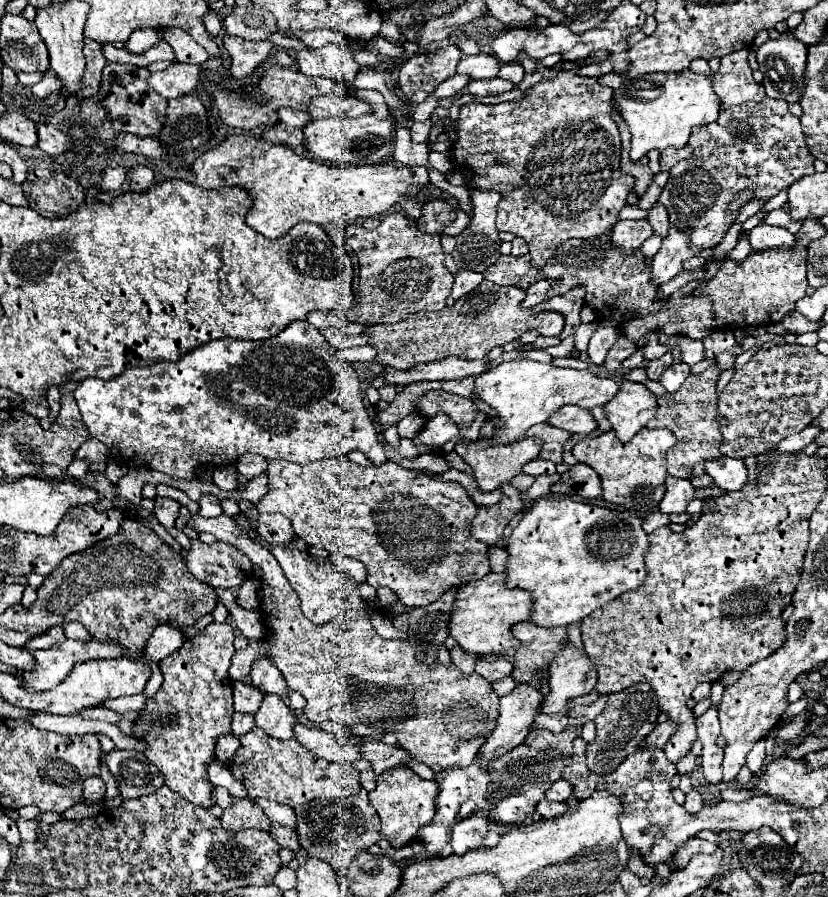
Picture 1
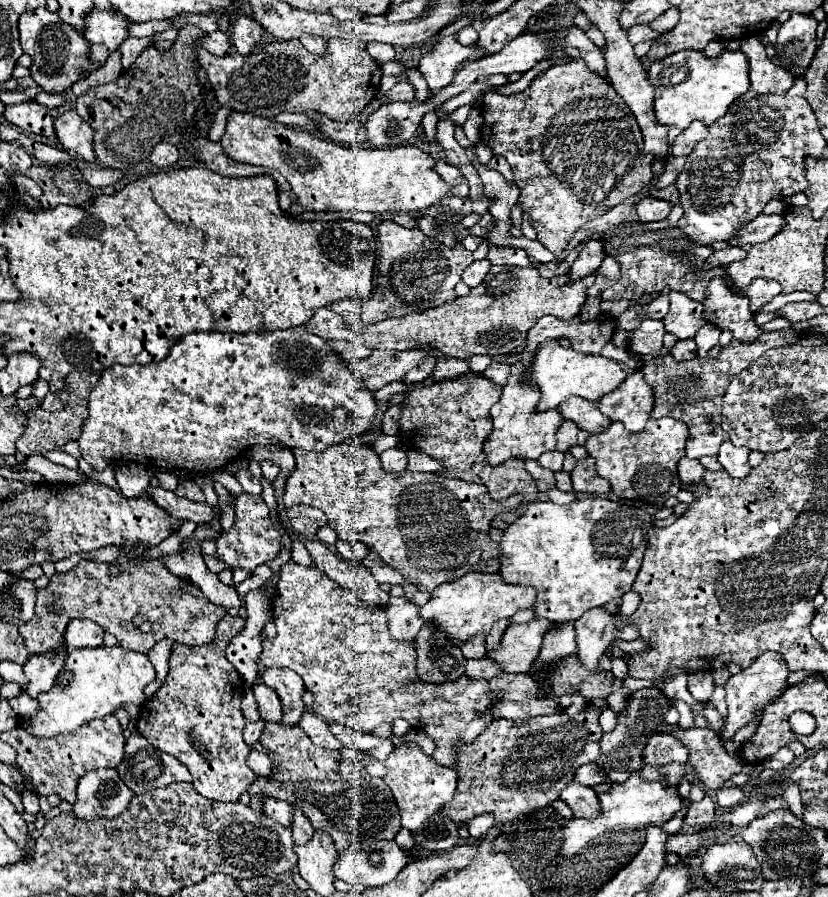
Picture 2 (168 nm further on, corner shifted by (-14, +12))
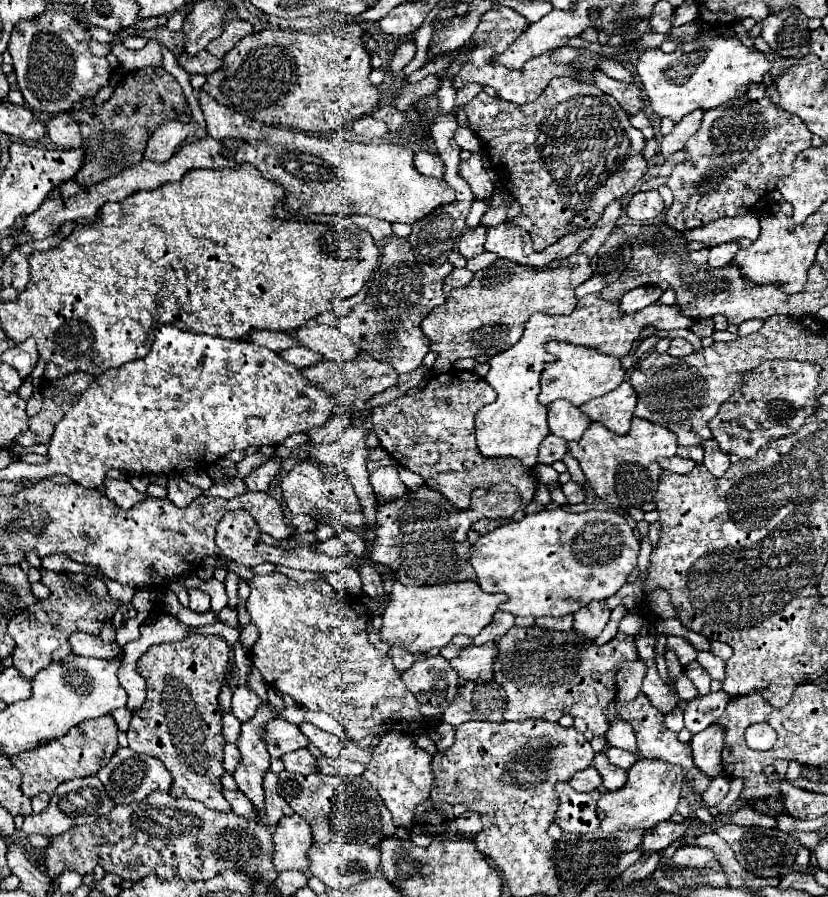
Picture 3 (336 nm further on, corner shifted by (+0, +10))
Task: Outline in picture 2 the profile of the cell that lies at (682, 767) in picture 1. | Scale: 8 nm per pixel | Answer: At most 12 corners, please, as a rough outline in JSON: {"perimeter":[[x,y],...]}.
{"perimeter":[[672,702],[680,712],[680,728],[694,728],[694,714],[682,702]]}

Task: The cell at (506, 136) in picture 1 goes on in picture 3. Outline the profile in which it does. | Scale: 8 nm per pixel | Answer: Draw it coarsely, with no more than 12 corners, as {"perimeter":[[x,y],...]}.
{"perimeter":[[554,78],[464,106],[514,226],[546,246],[644,178],[612,96]]}

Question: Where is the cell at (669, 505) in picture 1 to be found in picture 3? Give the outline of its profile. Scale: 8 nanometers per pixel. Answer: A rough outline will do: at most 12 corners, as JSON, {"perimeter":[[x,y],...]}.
{"perimeter":[[680,456],[660,458],[662,470],[688,474],[696,466],[694,460]]}

